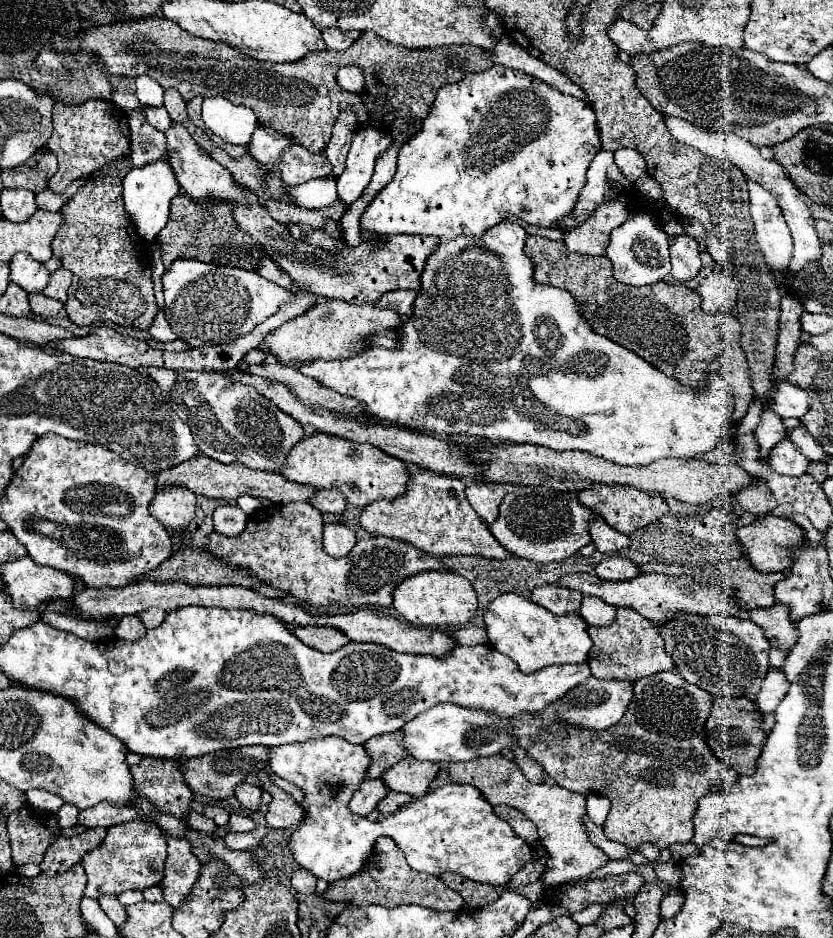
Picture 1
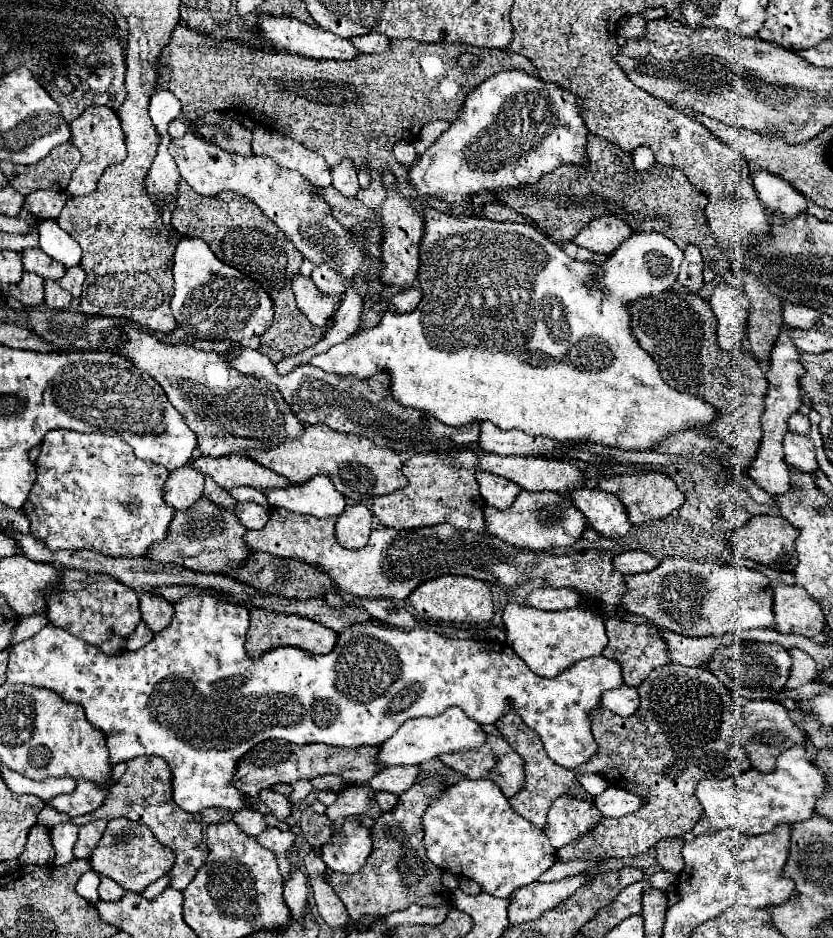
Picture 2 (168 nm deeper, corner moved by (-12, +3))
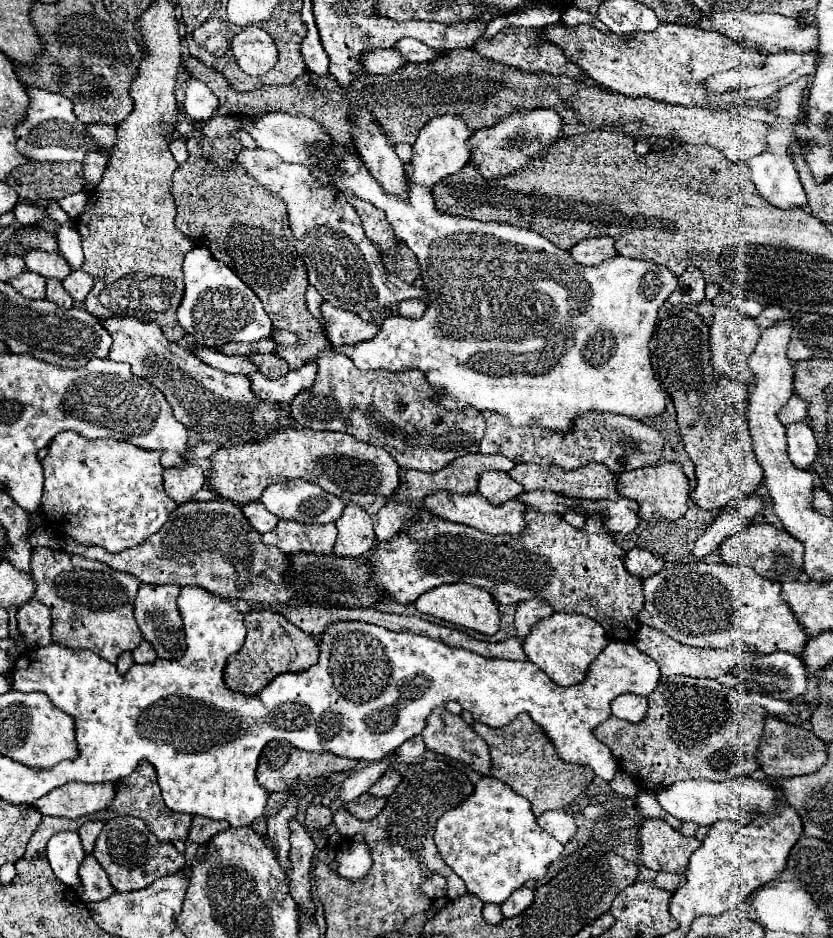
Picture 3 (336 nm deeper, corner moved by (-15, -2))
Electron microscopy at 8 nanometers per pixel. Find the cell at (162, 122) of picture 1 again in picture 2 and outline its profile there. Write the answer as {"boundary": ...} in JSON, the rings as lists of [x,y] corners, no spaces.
{"boundary":[[[177,117],[175,121],[171,121],[171,123],[169,123],[169,135],[171,135],[173,139],[177,139],[177,137],[185,135],[185,131],[189,131],[189,125],[187,125],[181,117]]]}

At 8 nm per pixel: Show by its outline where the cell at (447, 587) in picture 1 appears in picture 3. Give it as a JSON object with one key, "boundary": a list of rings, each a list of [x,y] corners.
{"boundary":[[[464,582],[442,584],[438,588],[432,588],[432,590],[424,592],[414,602],[414,606],[422,614],[436,616],[440,620],[446,620],[446,622],[452,622],[452,624],[458,624],[458,626],[464,626],[464,628],[470,628],[470,630],[476,630],[476,632],[482,632],[482,634],[488,634],[488,636],[498,632],[500,614],[498,614],[498,606],[496,606],[494,598],[486,590],[476,588],[476,586],[468,586]]]}

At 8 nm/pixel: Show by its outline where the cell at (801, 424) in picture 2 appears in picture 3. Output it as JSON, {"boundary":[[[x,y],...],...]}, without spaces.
{"boundary":[[[792,394],[788,404],[778,412],[778,418],[784,426],[788,426],[792,422],[802,422],[806,418],[806,410],[808,410],[808,404],[800,396]]]}

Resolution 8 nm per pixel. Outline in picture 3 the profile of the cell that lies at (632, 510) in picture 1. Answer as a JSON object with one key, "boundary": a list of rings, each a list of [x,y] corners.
{"boundary":[[[666,462],[656,466],[644,466],[640,470],[624,472],[618,478],[618,490],[622,496],[632,498],[640,504],[640,518],[642,520],[676,520],[684,516],[690,502],[690,482],[678,462]]]}

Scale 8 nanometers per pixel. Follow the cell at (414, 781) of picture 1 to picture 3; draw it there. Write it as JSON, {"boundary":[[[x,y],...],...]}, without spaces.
{"boundary":[[[396,770],[384,772],[384,774],[380,776],[380,780],[370,788],[370,794],[372,794],[372,796],[390,796],[392,790],[396,788],[396,784],[400,784],[400,778],[402,778],[402,776],[400,776]]]}

